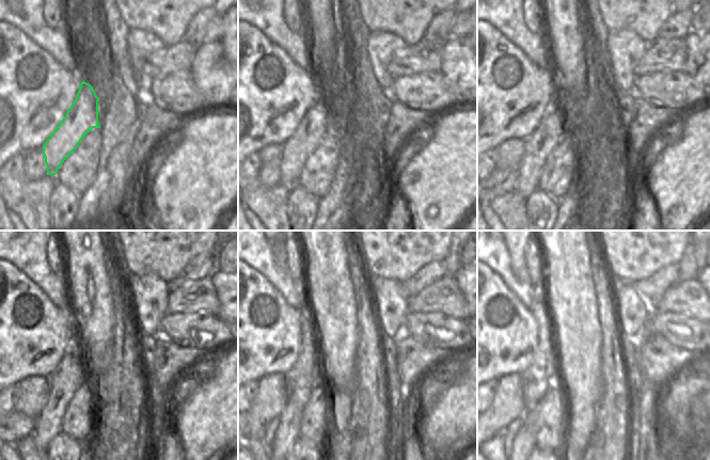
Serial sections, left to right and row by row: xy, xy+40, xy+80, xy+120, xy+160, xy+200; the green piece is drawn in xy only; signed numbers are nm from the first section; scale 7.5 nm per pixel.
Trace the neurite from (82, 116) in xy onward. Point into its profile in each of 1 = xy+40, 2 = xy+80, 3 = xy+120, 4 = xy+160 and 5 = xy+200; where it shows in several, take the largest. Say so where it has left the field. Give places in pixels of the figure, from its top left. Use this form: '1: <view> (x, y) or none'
1: xy+40 (297, 148)
2: xy+80 (539, 144)
3: xy+120 (69, 375)
4: xy+160 (286, 434)
5: xy+200 (524, 442)

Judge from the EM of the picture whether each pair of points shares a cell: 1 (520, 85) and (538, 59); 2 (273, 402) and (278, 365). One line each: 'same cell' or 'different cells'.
1: different cells
2: different cells

